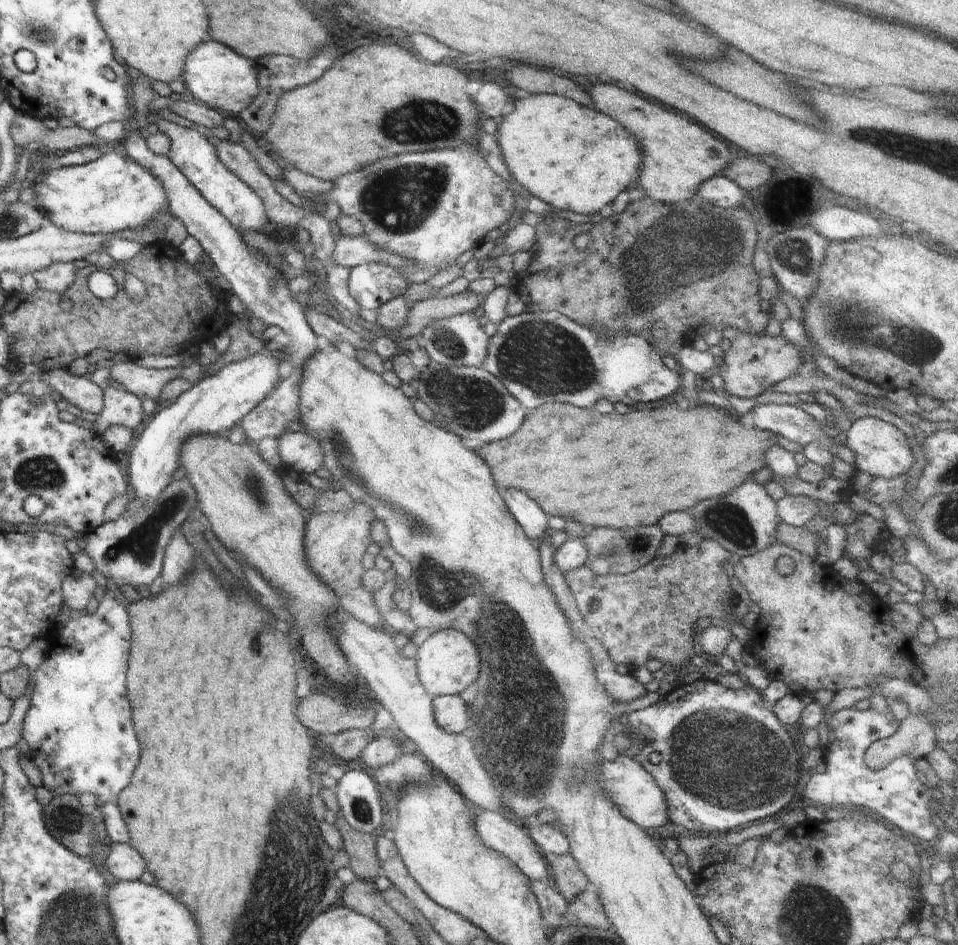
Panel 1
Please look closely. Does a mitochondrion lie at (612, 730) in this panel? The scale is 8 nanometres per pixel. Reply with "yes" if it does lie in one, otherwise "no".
no

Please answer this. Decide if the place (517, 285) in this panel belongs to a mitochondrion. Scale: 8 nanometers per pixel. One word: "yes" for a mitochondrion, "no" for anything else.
no

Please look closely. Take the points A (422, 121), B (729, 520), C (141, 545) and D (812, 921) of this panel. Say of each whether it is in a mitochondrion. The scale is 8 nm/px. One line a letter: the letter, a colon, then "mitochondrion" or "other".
A: mitochondrion
B: mitochondrion
C: mitochondrion
D: mitochondrion

